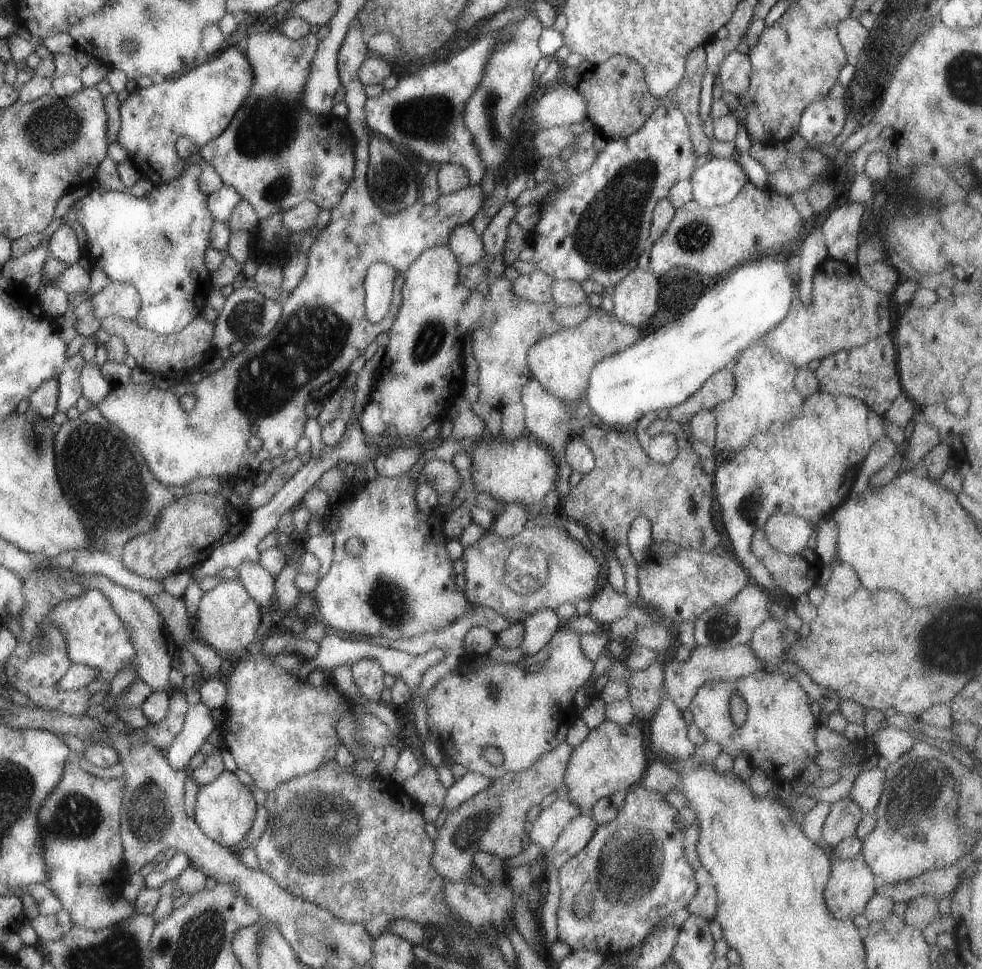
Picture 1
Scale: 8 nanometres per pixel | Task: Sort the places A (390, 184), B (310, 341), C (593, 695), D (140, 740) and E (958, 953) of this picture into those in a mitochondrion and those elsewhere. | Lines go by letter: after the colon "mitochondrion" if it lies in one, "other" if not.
A: mitochondrion
B: mitochondrion
C: other
D: other
E: other

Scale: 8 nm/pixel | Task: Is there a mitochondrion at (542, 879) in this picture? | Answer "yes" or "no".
no

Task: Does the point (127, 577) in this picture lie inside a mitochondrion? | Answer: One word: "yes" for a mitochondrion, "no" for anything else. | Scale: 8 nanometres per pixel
no

